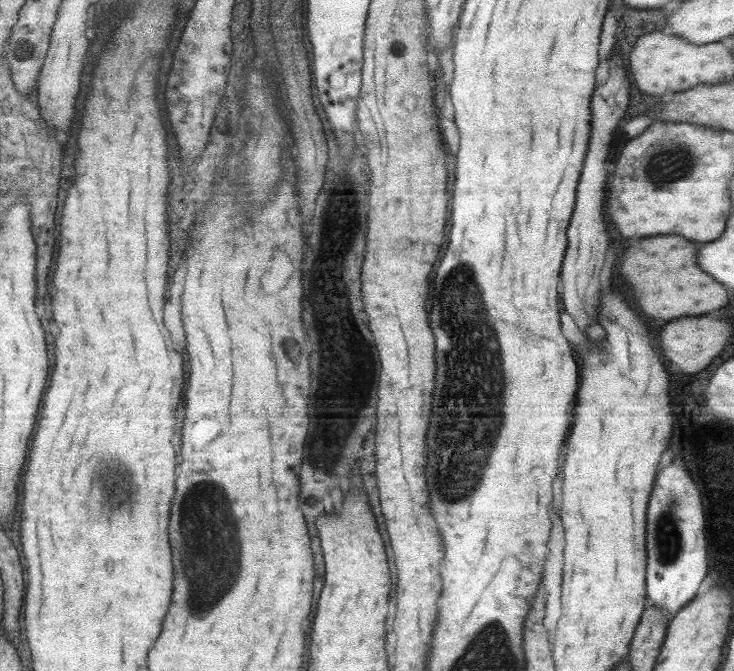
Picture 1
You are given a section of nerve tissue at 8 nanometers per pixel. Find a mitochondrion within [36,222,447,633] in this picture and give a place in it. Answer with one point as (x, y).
(208, 545)

